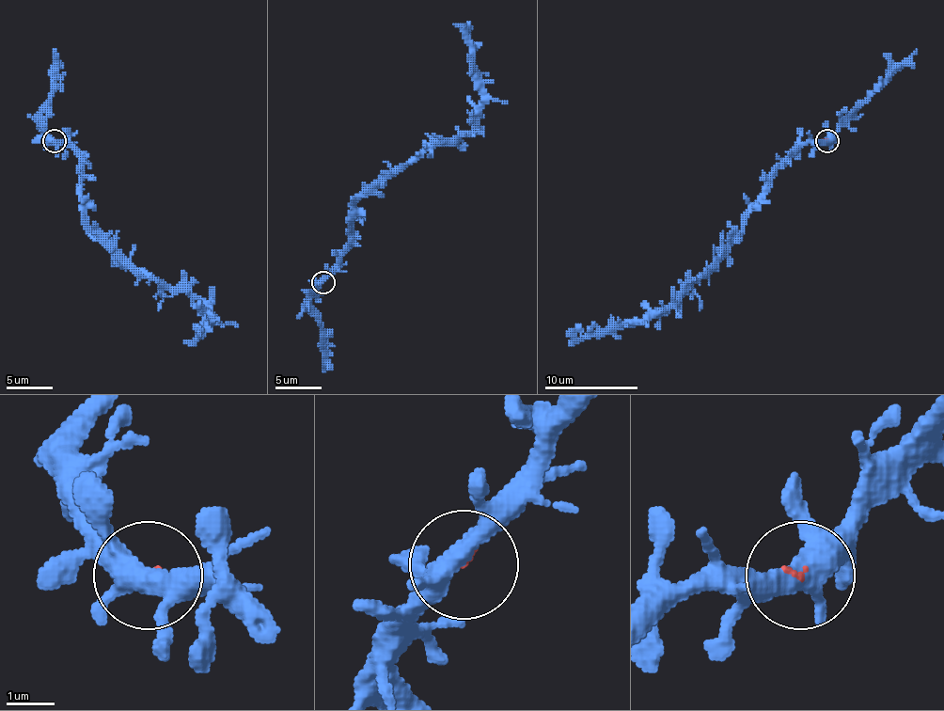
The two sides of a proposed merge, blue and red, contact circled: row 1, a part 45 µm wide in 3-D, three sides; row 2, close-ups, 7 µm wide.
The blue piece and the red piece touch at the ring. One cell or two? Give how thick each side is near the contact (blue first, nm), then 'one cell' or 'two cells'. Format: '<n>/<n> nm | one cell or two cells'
400/60 nm | two cells

